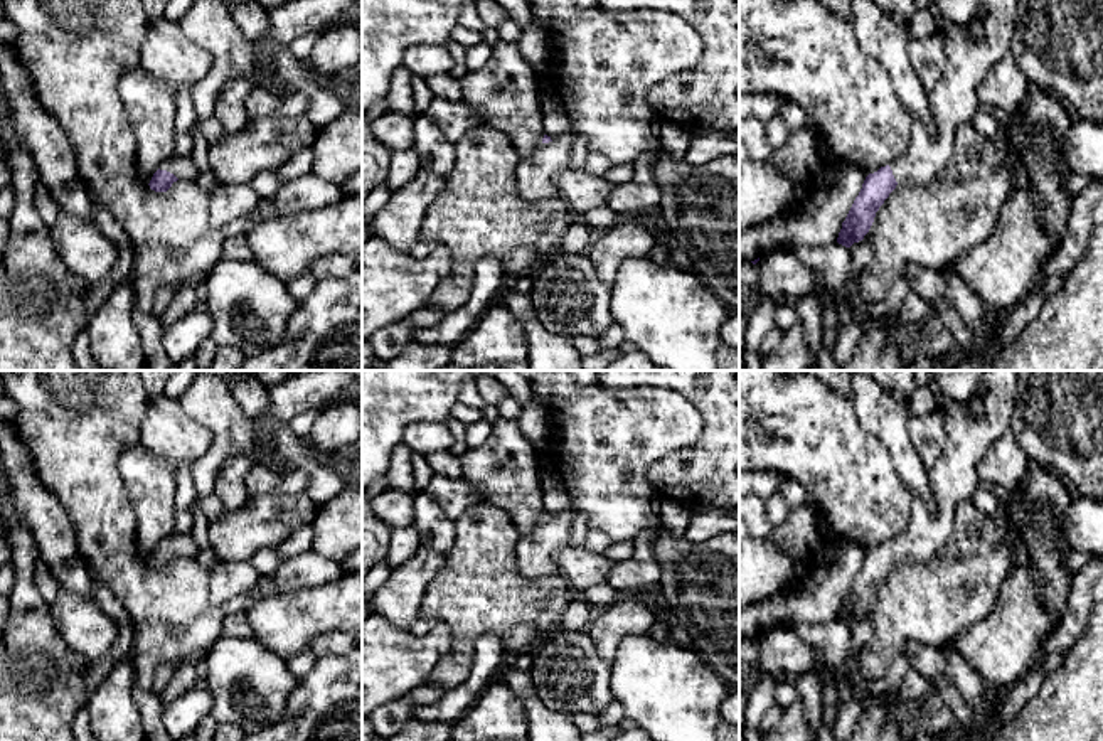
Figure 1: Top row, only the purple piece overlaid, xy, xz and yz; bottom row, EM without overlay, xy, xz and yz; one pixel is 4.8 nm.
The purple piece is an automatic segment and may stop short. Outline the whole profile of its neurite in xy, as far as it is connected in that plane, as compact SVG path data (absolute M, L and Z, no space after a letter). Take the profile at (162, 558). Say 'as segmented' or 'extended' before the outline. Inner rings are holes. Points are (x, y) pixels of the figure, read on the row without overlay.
extended; M170 534L165 537L150 557L150 566L167 569L177 557L194 557L197 552L192 534Z

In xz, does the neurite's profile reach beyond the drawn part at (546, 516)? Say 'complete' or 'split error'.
split error

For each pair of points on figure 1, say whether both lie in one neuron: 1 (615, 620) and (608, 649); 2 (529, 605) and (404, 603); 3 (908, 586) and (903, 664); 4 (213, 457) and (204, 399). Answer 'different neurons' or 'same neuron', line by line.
1: same neuron
2: different neurons
3: different neurons
4: same neuron

